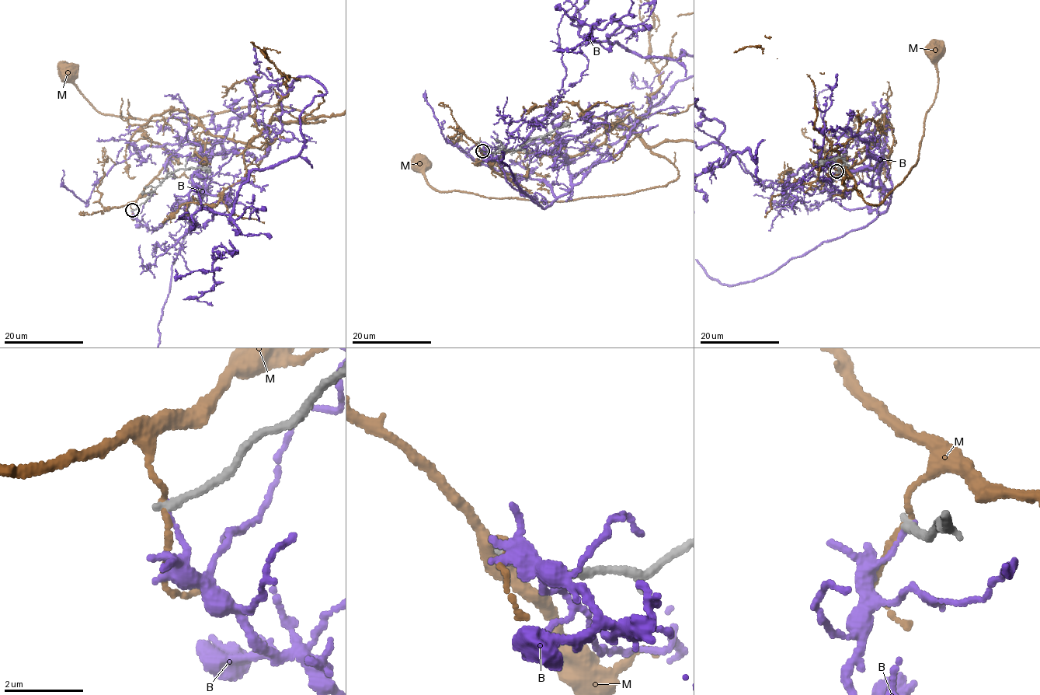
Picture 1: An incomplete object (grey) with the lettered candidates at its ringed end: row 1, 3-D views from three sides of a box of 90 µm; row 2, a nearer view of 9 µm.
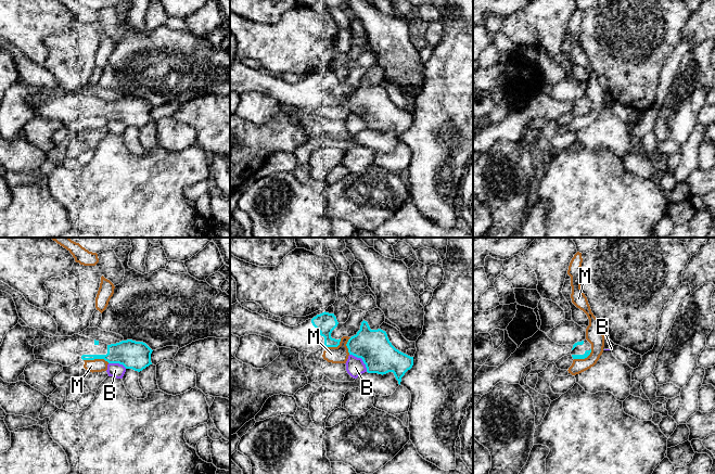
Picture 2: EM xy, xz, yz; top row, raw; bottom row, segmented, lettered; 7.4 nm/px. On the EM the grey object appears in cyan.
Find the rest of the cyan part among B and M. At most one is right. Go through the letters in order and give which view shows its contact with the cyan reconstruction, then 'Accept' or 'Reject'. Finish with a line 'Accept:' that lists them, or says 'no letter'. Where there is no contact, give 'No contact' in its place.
B: Touches cyan in xz. Reject
M: Touches cyan in xy. Reject
Accept: no letter

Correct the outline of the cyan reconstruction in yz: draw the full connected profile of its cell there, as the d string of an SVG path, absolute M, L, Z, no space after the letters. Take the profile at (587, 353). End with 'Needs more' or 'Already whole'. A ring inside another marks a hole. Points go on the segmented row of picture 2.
M585 340L573 345L571 355L573 359L585 359L591 353L591 344Z. Needs more

